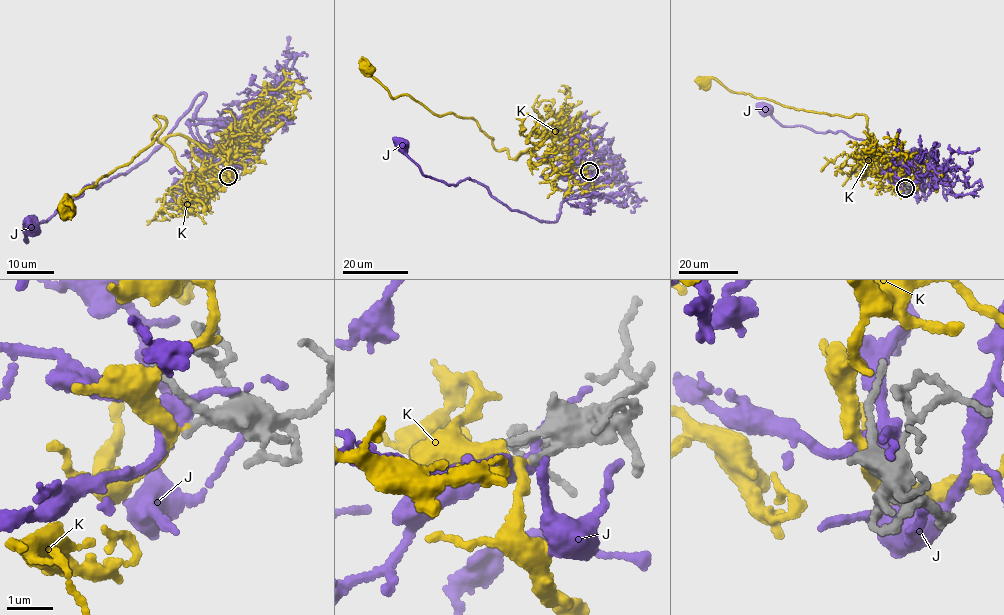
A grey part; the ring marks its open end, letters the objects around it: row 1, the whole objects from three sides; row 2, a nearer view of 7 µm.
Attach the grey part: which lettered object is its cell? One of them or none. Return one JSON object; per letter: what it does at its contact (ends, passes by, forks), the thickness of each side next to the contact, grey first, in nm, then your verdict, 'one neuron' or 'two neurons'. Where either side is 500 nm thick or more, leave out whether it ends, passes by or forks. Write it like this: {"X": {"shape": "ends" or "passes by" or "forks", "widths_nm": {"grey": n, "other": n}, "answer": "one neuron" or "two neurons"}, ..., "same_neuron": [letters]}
{"J": {"shape": "forks", "widths_nm": {"grey": 170, "other": 240}, "answer": "two neurons"}, "K": {"shape": "passes by", "widths_nm": {"grey": 170, "other": 170}, "answer": "two neurons"}, "same_neuron": []}

